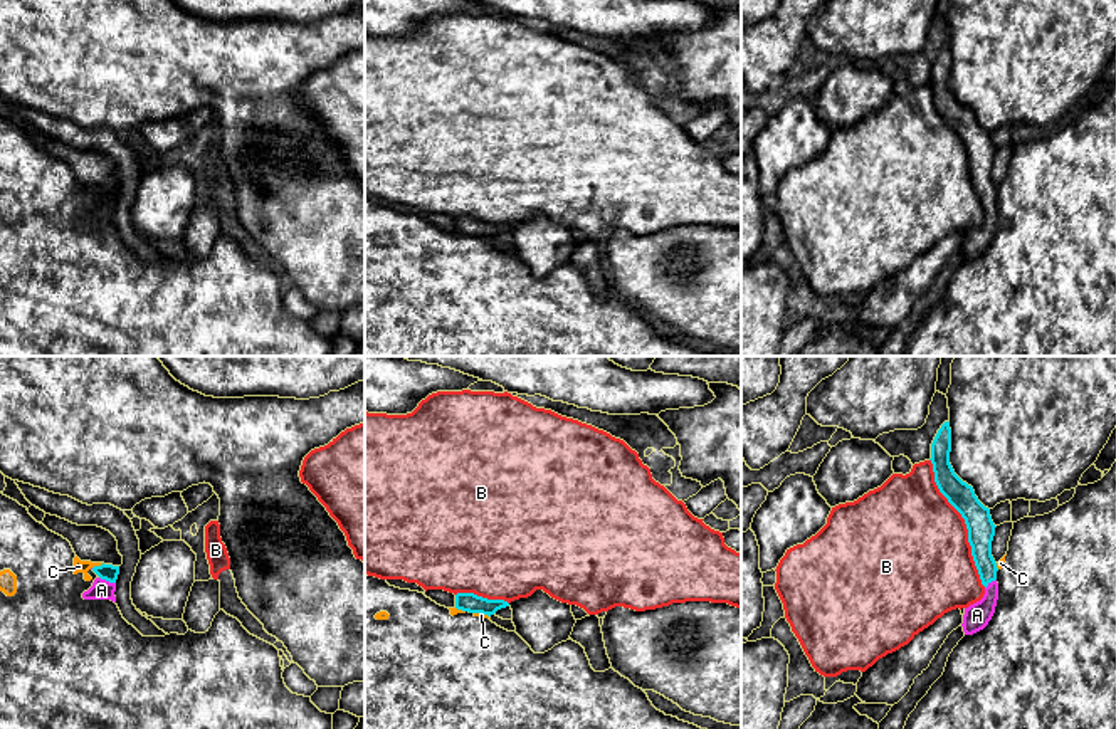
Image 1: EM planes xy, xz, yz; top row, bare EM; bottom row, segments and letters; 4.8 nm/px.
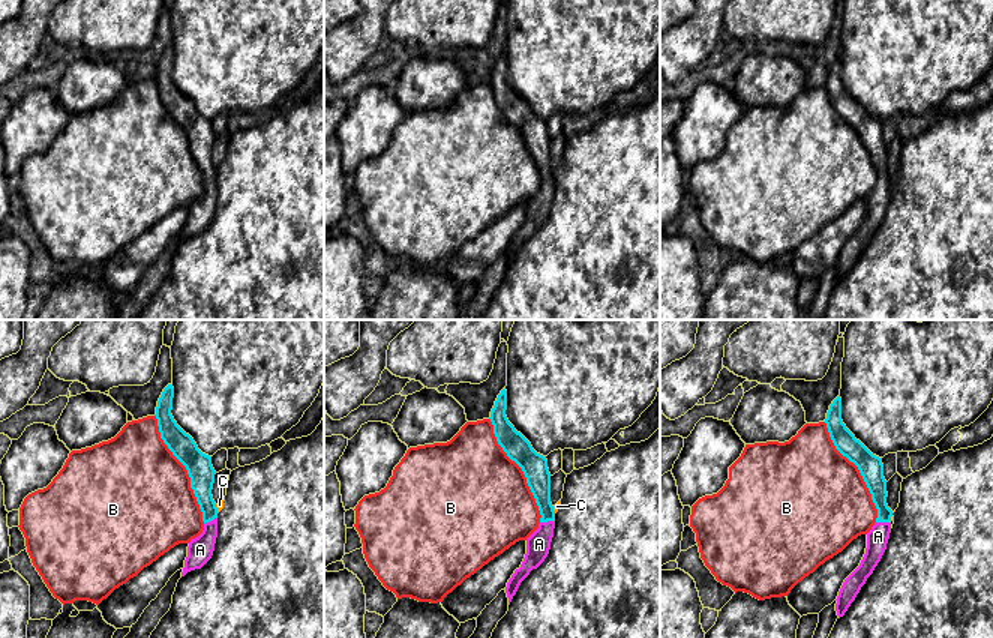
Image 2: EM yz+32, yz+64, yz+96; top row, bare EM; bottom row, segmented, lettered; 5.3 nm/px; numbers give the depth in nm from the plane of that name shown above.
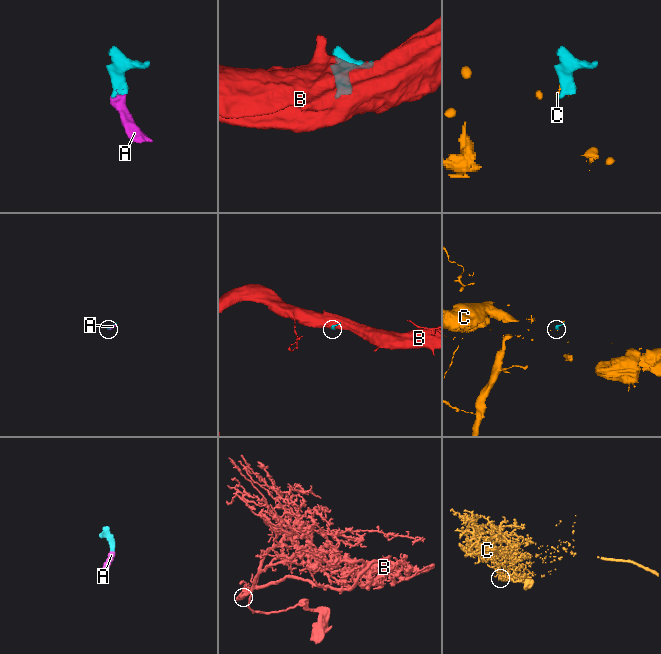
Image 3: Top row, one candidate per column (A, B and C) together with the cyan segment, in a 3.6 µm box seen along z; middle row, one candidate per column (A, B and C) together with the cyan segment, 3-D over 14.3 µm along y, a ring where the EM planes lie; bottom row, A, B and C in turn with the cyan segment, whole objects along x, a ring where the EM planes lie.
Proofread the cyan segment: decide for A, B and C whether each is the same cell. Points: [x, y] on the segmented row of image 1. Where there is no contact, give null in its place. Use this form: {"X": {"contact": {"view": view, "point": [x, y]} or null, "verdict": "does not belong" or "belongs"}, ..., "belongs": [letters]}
{"A": {"contact": {"view": "xy", "point": [108, 580]}, "verdict": "belongs"}, "B": {"contact": {"view": "yz", "point": [965, 523]}, "verdict": "does not belong"}, "C": {"contact": {"view": "xy", "point": [98, 566]}, "verdict": "does not belong"}, "belongs": ["A"]}

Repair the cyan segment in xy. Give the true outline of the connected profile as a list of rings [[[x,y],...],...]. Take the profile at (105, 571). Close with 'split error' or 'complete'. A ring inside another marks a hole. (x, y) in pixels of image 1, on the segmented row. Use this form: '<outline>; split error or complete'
[[[101,564],[91,568],[97,578],[94,580],[92,586],[82,593],[84,600],[111,600],[116,603],[116,580],[119,574],[119,566],[113,564]]]; split error

